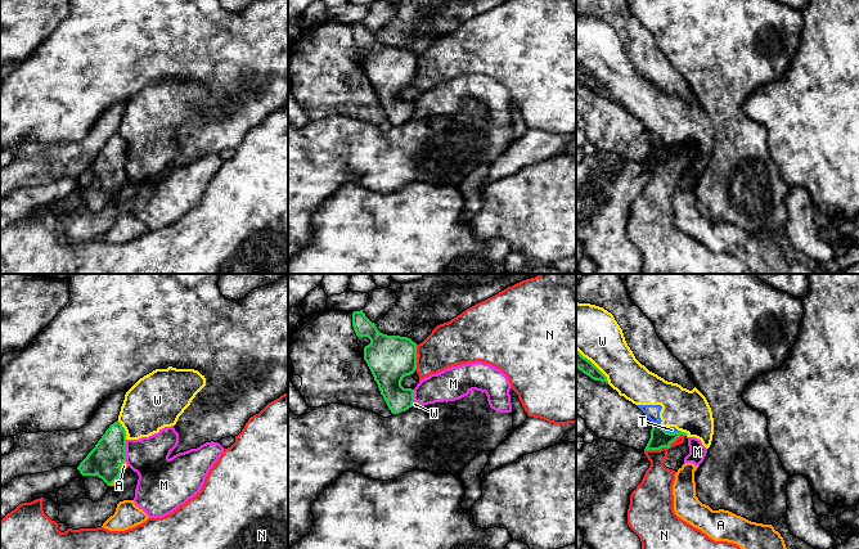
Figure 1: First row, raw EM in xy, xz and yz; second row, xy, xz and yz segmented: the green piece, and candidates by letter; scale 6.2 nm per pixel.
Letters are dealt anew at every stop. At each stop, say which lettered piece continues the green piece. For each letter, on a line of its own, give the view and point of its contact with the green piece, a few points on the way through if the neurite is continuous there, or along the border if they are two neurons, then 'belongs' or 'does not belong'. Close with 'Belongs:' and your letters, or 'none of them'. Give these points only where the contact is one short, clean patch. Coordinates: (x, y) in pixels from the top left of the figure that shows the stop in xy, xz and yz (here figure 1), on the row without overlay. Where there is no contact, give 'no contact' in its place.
A: contact xy (121, 176); way xy (104, 172), (121, 176), (124, 178); belongs
M: contact xy (125, 162); does not belong
N: contact xz (415, 70); border xz (417, 57), (417, 79), (414, 81); does not belong
T: contact yz (656, 135); border yz (652, 134), (659, 136); does not belong
W: contact xy (124, 142); does not belong
Belongs: A

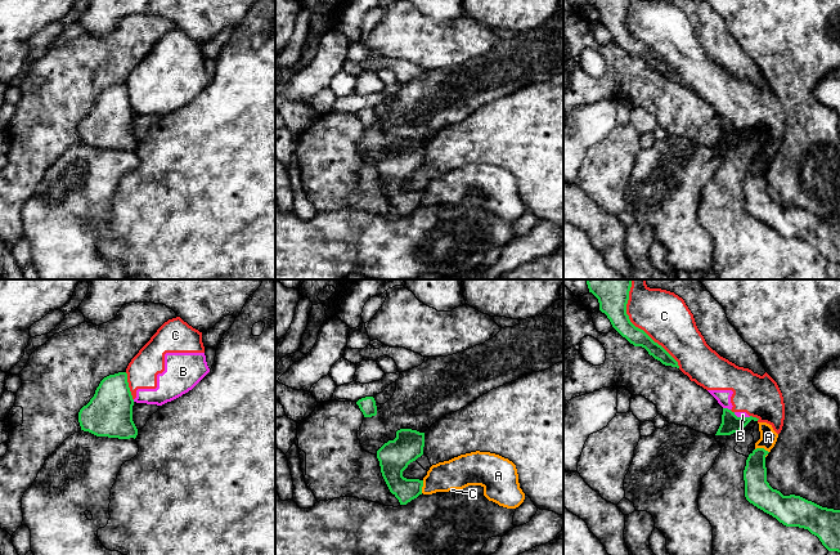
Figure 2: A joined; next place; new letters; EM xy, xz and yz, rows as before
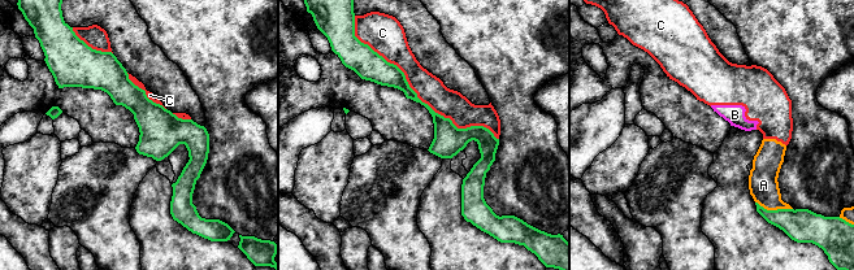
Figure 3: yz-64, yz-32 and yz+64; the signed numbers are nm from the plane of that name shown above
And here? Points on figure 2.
A: contact yz (762, 160); does not belong
B: contact yz (727, 120); border yz (723, 119), (730, 121); does not belong
C: contact yz (639, 40); does not belong
Belongs: none of them

